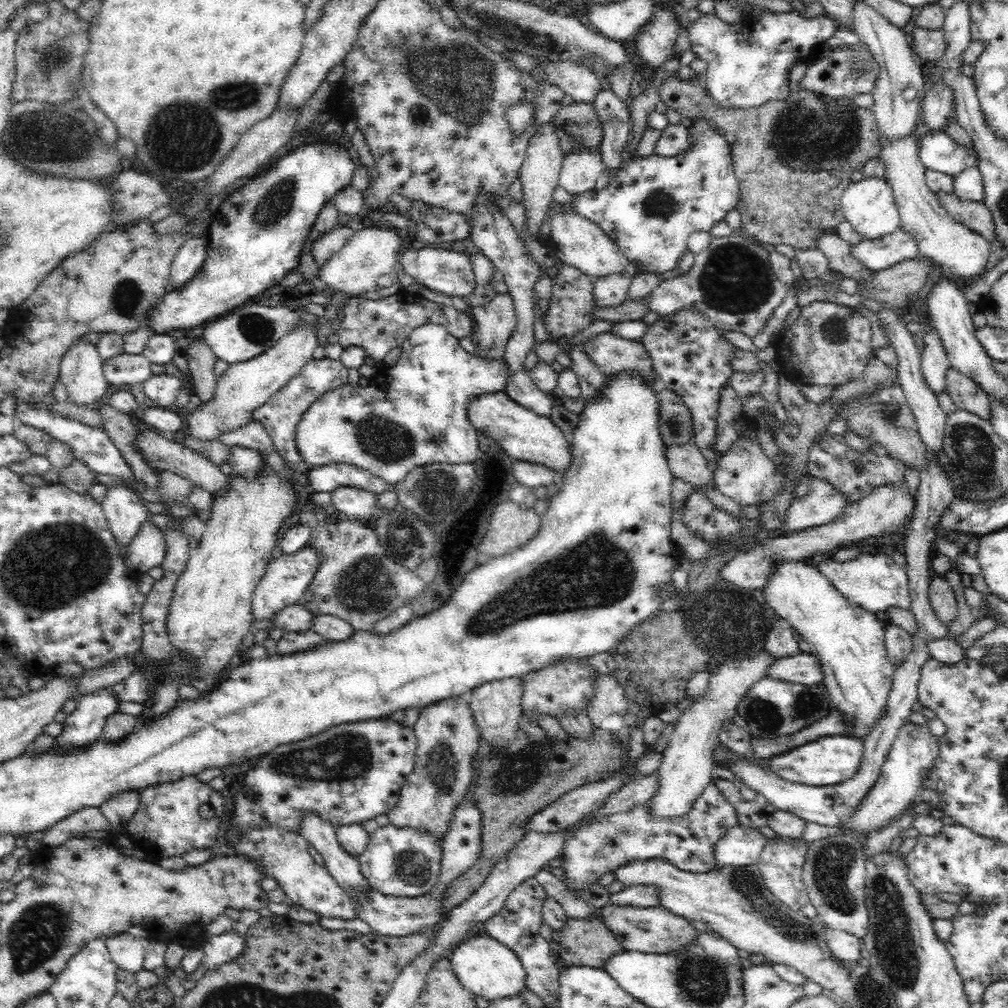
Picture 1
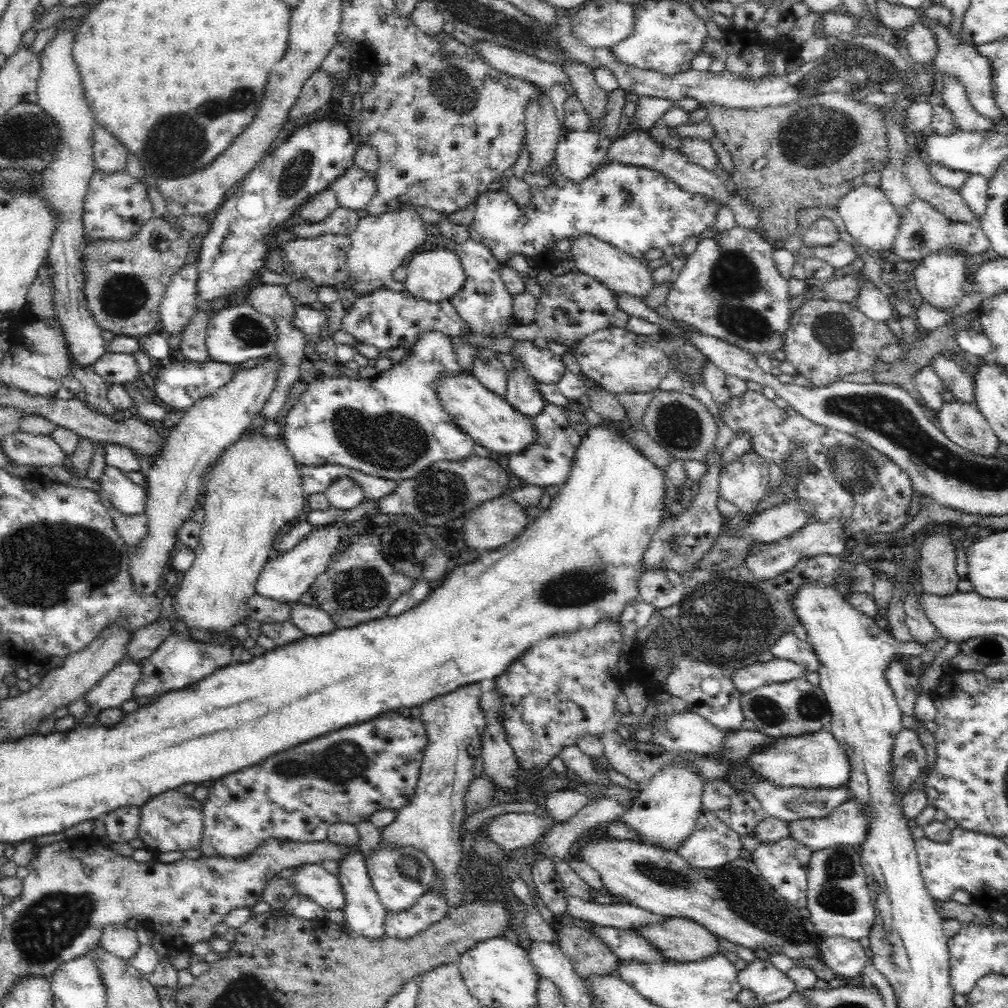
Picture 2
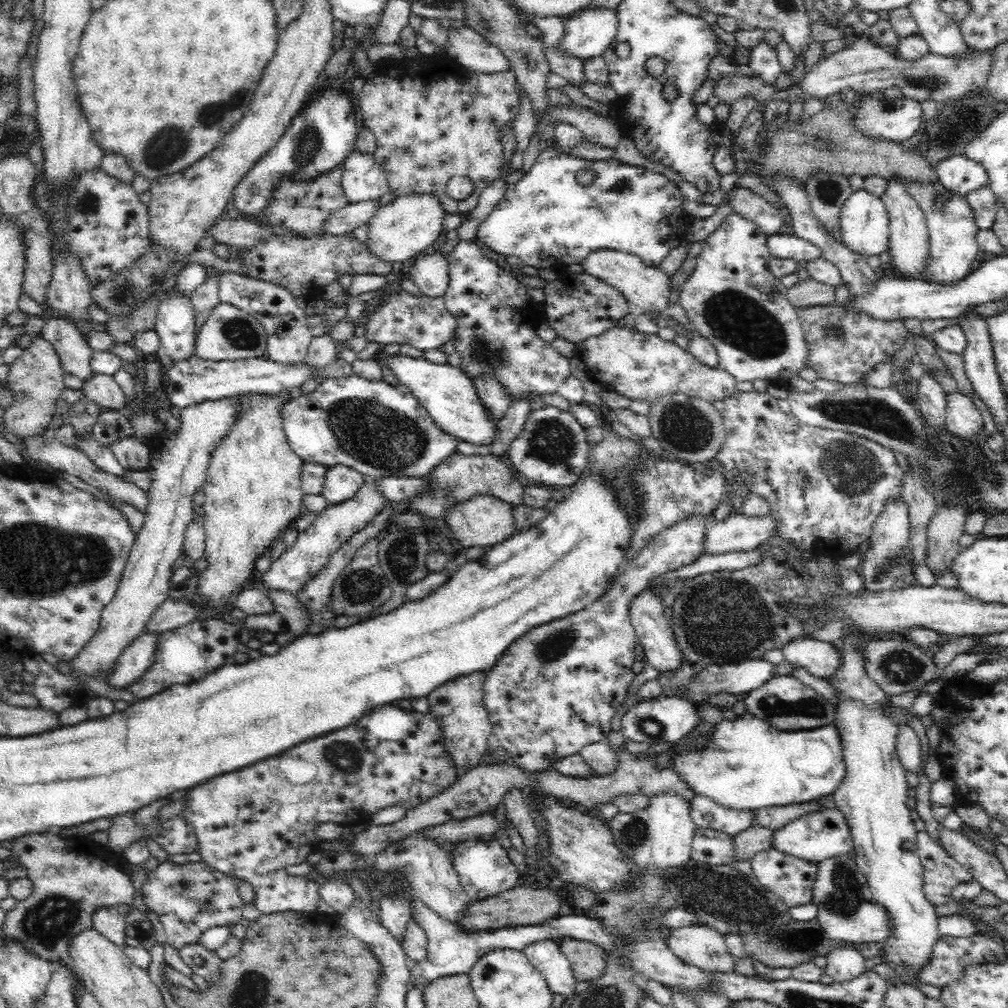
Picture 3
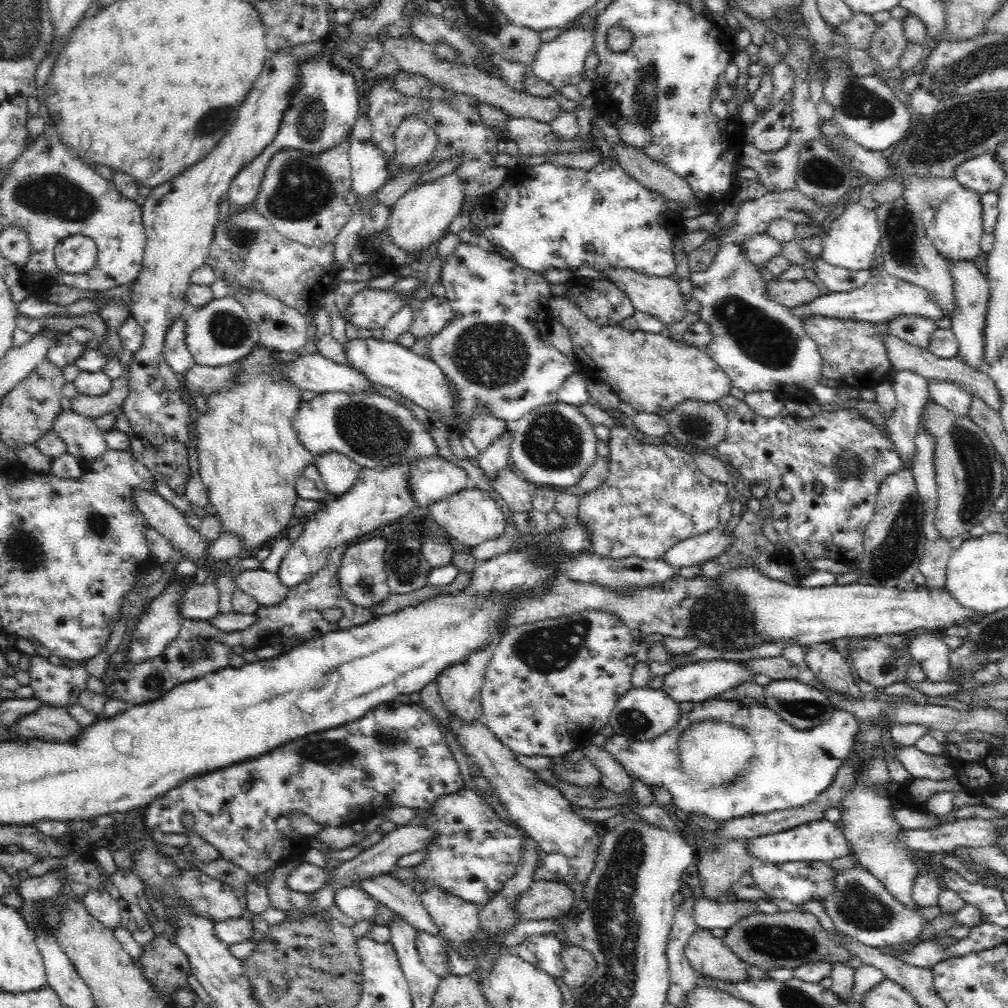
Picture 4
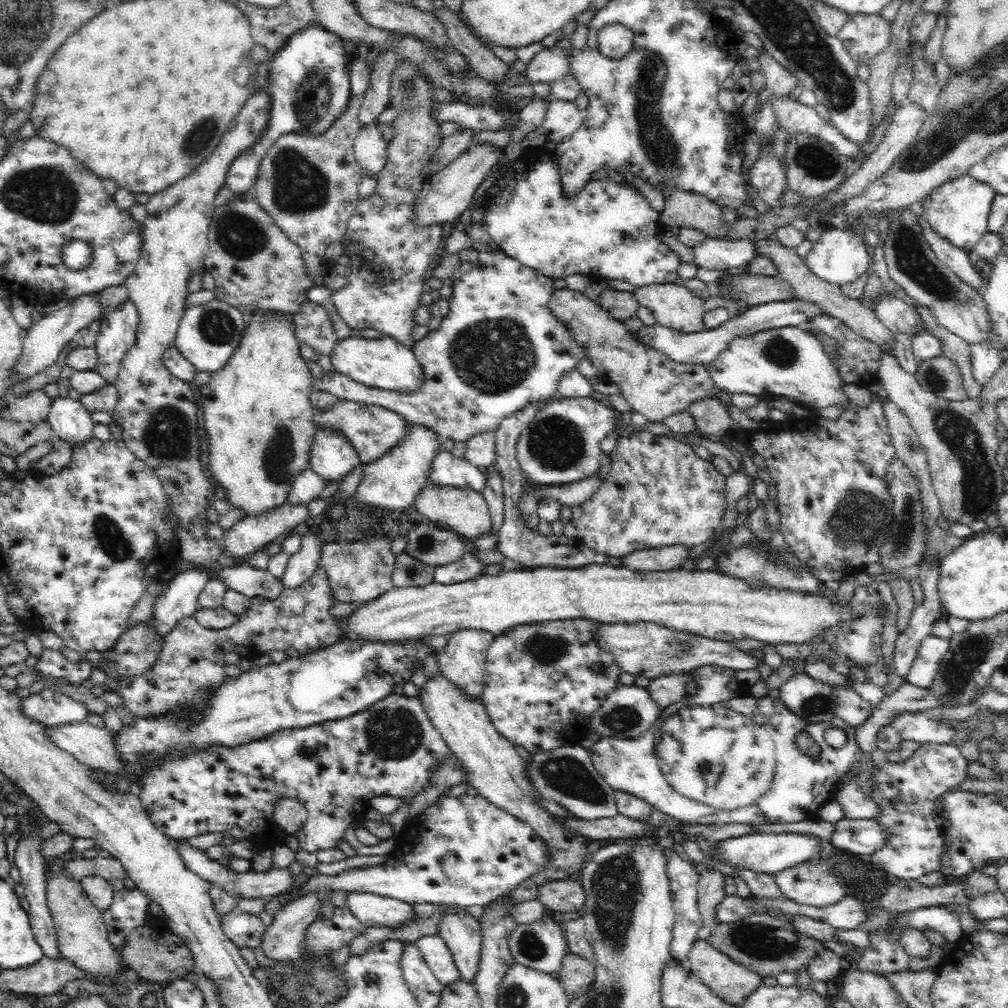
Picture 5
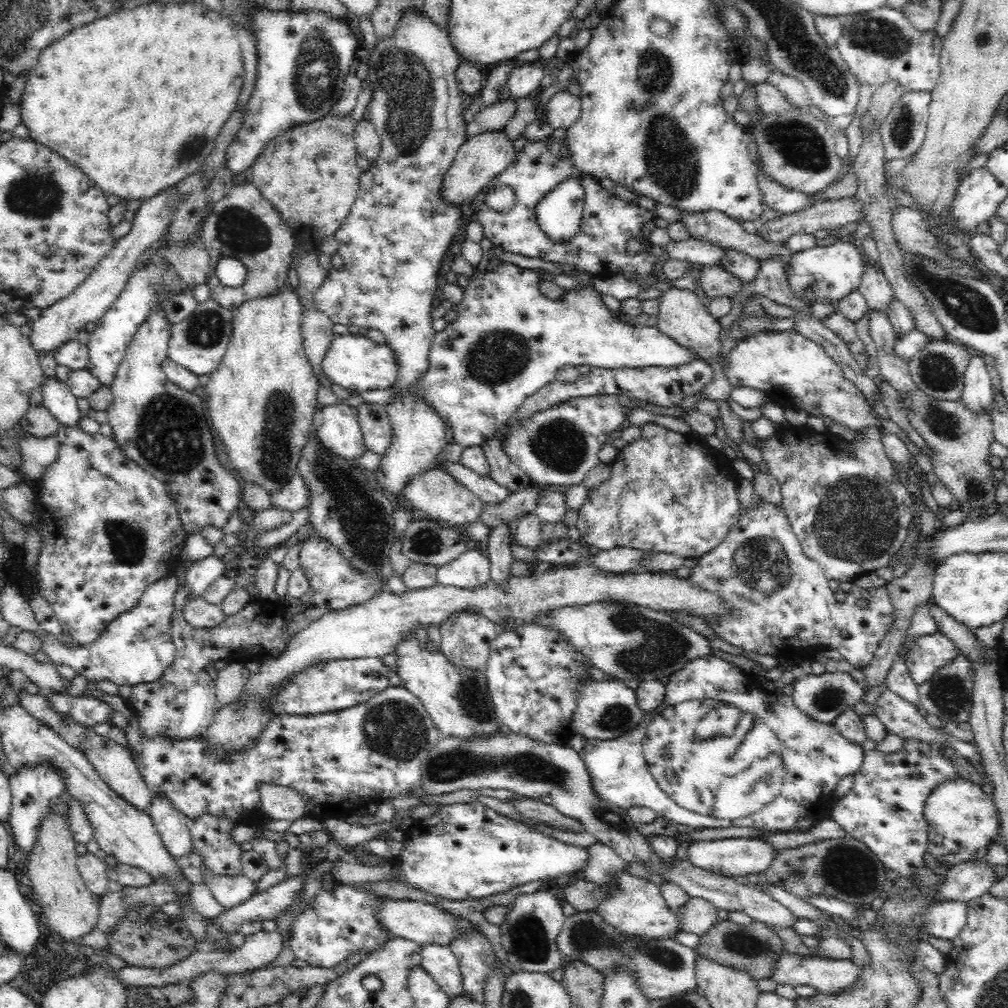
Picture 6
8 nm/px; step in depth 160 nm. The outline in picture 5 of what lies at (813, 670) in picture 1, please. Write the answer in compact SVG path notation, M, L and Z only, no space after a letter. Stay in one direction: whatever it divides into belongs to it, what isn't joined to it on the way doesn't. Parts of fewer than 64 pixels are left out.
M688 672L669 674L652 679L648 684L650 697L663 709L674 702L680 702L694 687L694 675Z

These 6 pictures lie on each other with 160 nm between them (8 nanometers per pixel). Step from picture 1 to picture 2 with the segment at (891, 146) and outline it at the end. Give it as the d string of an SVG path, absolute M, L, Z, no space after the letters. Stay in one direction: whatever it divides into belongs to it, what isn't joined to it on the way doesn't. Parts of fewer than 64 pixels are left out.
M916 194L903 206L899 214L899 231L893 243L894 252L904 261L922 260L926 256L936 255L938 252L949 252L952 255L972 258L991 248L991 242L980 225L957 223L950 220Z

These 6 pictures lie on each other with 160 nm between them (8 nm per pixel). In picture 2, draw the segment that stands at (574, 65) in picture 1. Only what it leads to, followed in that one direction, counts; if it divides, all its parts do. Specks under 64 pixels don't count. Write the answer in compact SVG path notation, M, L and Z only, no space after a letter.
M479 41L472 47L480 51L496 69L535 84L540 89L550 90L554 84L560 84L569 96L574 95L574 85L570 83L570 75L562 69L560 63L549 63L526 53L496 46L491 42Z

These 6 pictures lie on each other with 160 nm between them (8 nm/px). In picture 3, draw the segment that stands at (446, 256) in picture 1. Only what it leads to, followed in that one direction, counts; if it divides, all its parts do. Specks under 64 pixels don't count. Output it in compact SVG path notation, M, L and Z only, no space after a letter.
M441 251L418 257L405 276L408 276L418 286L423 296L443 297L450 284L448 259Z

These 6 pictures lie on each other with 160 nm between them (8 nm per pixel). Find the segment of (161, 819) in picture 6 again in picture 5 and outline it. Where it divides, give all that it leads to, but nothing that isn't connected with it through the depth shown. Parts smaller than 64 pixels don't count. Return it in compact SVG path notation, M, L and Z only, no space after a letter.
M188 840L173 842L188 869L195 872L195 874L198 874L198 876L209 882L211 885L213 883L218 885L232 897L236 898L238 895L239 899L254 899L260 897L269 899L288 894L288 892L295 887L294 874L292 874L290 868L268 869L264 872L250 870L245 873L234 873L234 871L228 870L222 864L210 860L205 852L190 846Z

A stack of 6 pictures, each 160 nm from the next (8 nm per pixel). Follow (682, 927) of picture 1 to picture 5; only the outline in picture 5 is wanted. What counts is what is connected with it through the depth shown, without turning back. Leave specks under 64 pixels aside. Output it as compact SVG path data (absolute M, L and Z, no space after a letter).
M696 939L692 950L690 950L689 962L691 965L690 972L712 988L712 991L720 995L722 999L727 1000L728 1003L740 1005L741 1000L762 983L763 977L723 954L708 939Z

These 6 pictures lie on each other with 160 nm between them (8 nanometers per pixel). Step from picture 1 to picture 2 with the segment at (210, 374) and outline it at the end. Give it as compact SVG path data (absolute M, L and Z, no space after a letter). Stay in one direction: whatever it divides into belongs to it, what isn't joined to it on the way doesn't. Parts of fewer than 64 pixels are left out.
M197 310L182 332L180 351L189 362L204 365L213 361L205 342L210 316L206 310Z

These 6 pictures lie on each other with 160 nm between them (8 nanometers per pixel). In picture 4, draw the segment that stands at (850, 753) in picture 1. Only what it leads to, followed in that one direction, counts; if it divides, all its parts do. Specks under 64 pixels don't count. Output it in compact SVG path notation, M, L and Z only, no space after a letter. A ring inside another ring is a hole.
M720 695L704 700L698 704L692 704L686 707L678 726L674 726L668 734L662 734L654 740L648 742L638 742L628 740L624 736L613 734L606 739L602 747L606 747L608 753L612 753L616 761L624 763L626 771L630 778L640 780L651 789L660 786L666 788L672 796L674 808L689 814L706 814L718 821L728 821L731 818L751 816L752 814L768 814L776 810L796 808L813 801L819 794L822 794L832 781L836 778L839 768L844 765L848 759L848 754L853 750L855 735L859 732L856 719L843 710L835 709L834 714L828 722L818 724L811 729L792 728L785 720L780 720L773 712L757 702L723 700ZM702 722L726 722L729 726L735 726L738 730L743 730L750 738L752 743L752 756L748 758L745 768L740 768L731 779L720 780L712 783L700 779L692 779L688 772L682 769L680 761L680 751L678 751L678 740L686 734L690 726L702 724Z

